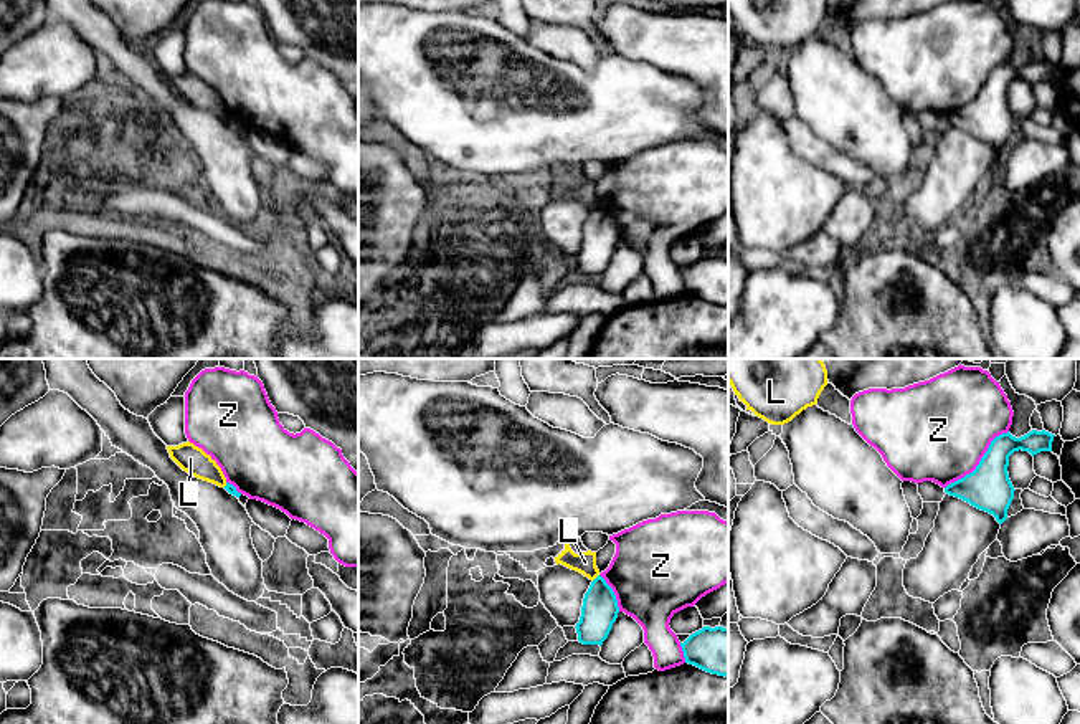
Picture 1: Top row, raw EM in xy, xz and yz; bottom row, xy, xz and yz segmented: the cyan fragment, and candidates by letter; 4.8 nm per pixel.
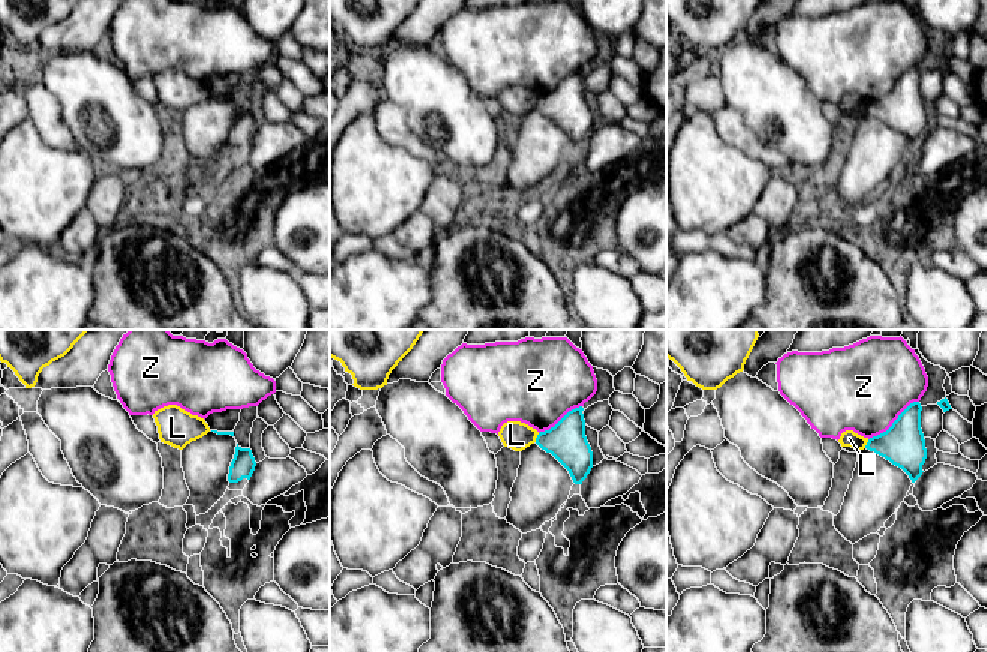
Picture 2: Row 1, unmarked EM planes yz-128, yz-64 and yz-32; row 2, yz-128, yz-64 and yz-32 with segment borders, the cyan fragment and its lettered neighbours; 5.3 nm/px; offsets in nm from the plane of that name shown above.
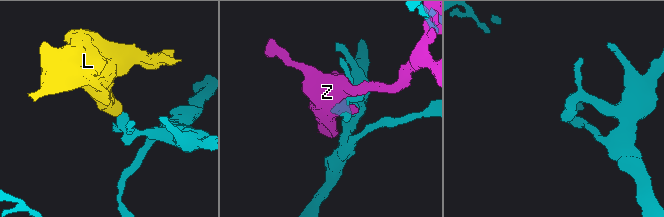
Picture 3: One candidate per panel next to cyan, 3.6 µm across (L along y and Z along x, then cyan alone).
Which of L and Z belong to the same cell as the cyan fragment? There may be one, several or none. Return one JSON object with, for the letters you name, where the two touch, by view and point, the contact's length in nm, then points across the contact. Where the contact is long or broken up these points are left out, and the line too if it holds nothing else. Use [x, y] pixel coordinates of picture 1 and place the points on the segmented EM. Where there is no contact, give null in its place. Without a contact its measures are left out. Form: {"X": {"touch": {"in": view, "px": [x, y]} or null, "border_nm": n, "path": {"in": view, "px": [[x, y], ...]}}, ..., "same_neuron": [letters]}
{"same_neuron": []}

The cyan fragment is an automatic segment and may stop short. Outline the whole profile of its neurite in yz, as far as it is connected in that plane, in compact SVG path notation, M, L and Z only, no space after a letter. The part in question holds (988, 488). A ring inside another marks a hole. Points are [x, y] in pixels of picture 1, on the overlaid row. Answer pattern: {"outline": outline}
{"outline": "M1032 430L1021 438L1009 431L996 436L976 469L948 484L945 493L992 514L1002 524L1016 491L1007 473L1009 456L1019 450L1029 451L1032 456L1052 451L1054 436L1045 430Z"}

